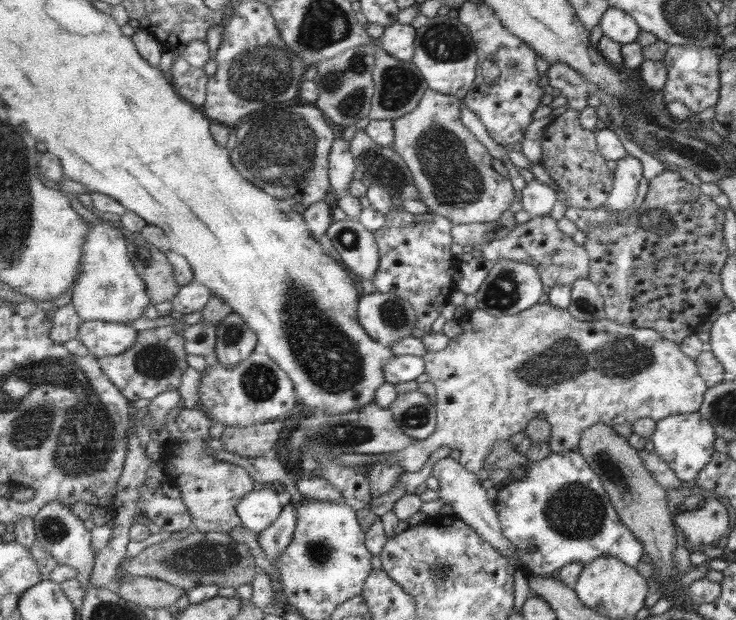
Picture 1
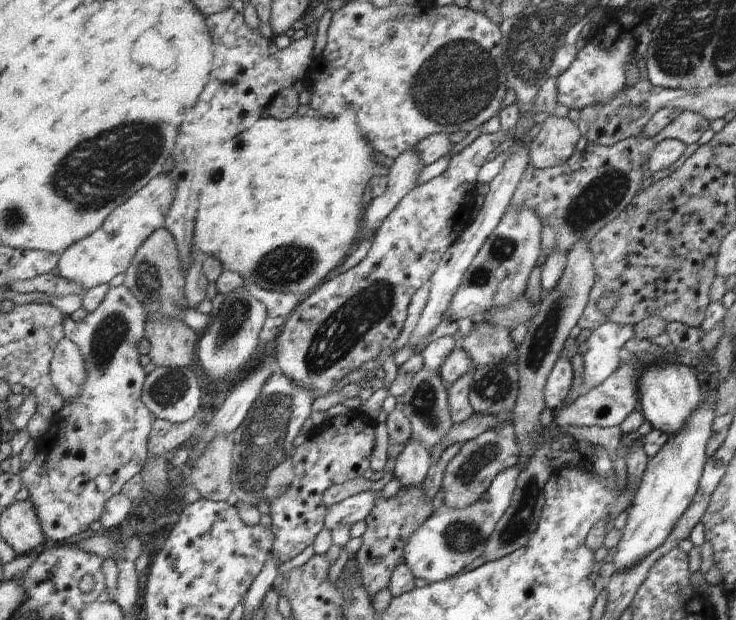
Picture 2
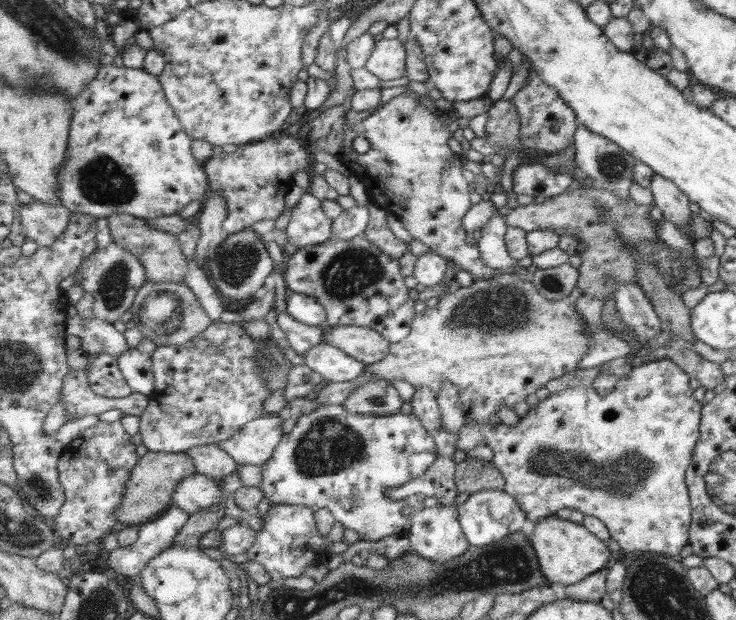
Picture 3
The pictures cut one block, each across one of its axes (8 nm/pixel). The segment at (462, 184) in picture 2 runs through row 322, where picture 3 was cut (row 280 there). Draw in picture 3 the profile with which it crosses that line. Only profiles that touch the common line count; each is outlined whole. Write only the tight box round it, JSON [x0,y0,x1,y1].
[283,236,417,342]

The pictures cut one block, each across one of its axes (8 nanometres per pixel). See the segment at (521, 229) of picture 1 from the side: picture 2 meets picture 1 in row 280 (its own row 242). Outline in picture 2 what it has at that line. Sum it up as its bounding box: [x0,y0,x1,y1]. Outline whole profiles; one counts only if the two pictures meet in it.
[511,112,709,260]

